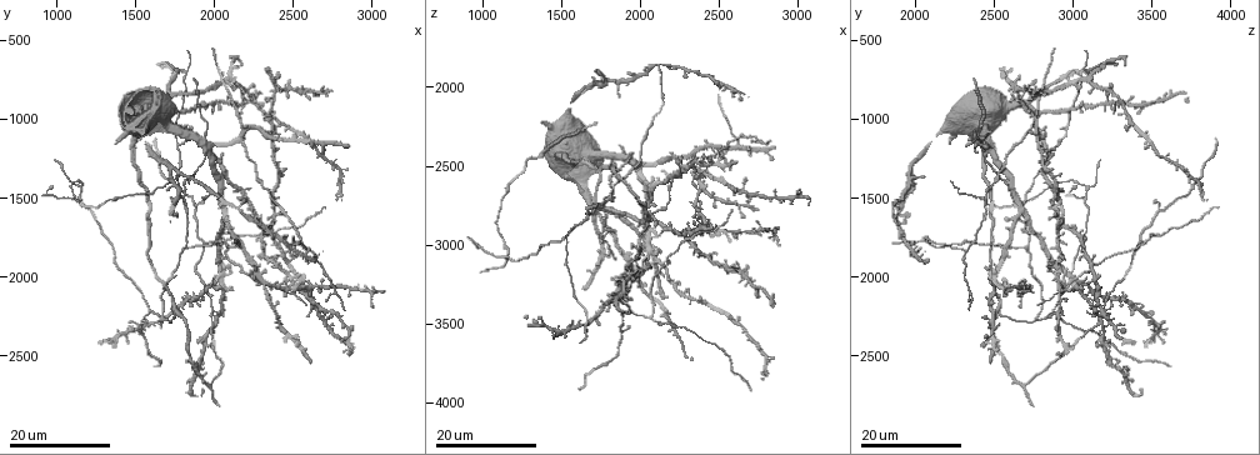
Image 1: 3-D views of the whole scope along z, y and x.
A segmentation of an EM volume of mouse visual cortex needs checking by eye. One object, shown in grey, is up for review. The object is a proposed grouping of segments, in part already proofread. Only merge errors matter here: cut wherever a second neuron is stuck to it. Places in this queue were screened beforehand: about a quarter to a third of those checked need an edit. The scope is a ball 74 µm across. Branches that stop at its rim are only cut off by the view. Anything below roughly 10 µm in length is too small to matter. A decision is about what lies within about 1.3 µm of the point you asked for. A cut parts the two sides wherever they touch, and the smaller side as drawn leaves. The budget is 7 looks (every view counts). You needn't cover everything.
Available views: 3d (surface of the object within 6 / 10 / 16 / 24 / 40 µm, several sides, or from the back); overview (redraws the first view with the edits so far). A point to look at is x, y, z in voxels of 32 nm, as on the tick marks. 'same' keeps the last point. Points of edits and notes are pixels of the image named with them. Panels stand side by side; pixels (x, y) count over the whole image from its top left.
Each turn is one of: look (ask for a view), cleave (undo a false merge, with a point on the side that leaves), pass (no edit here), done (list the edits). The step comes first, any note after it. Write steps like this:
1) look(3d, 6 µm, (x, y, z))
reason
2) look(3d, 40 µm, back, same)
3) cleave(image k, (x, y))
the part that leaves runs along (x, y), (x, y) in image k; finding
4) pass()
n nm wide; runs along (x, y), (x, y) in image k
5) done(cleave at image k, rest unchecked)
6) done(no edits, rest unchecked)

look(3d, 24 µm, (2080, 1780, 3480))
branch point

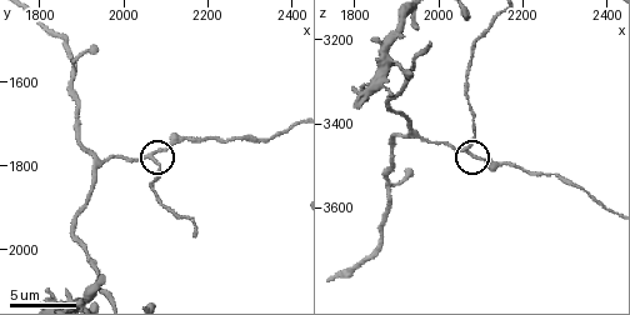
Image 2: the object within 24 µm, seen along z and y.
look(3d, 10 µm, (2075, 1770, 3465))
zoom in

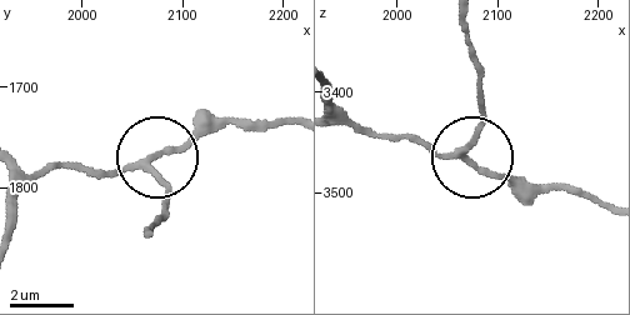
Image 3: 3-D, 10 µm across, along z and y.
pass()
side arm 30 µm; runs along (25, 194), (58, 169), (114, 169), (170, 150), (208, 115) in image 3; all the same neuron

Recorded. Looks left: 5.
look(3d, 6 µm, (1945, 1785, 3425))

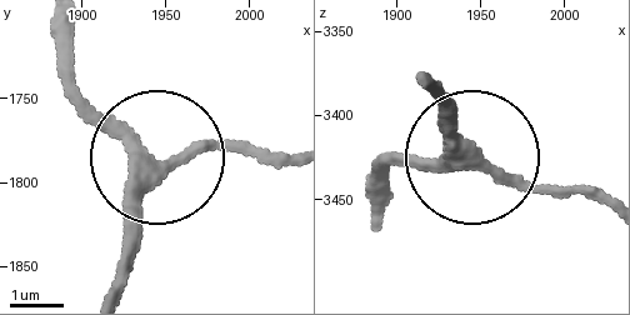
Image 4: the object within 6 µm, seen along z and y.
look(3d, 6 µm, back, (1940, 1788, 3428))

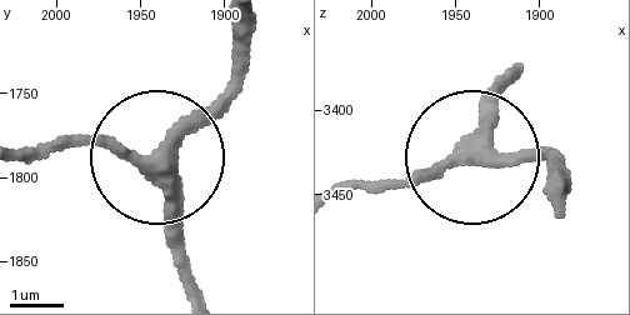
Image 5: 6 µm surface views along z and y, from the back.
pass()
runs along (195, 281), (159, 160), (240, 58) in image 5; continuous, no second neuron

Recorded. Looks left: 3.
look(3d, 24 µm, (1580, 2200, 2860))
a fork

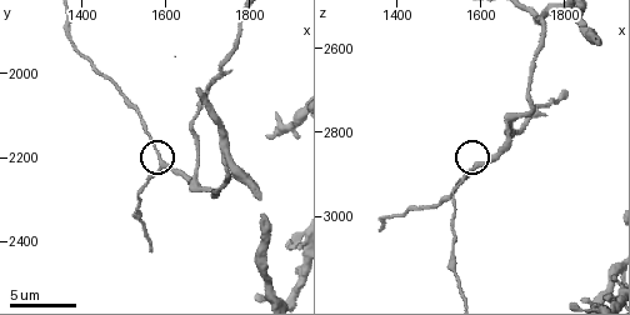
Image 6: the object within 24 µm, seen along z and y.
look(3d, 6 µm, (1590, 2220, 2880))
closer look

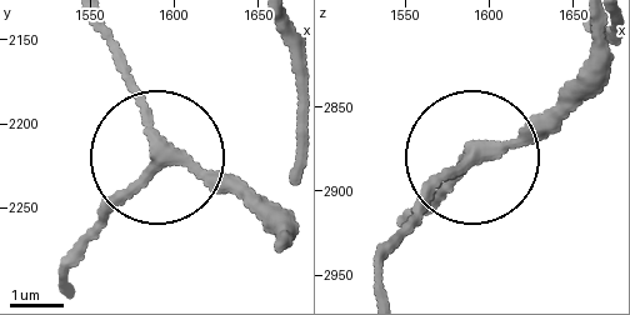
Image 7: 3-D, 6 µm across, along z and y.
pass()
3 arms; one neuron here

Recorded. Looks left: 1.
done(no edits, rest unchecked)

